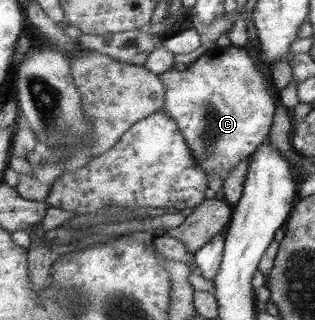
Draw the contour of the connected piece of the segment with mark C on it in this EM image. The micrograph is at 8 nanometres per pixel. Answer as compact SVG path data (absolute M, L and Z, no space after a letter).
M215 46L183 71L170 68L157 77L164 84L164 106L160 110L176 122L207 180L212 174L223 180L229 169L266 140L275 112L275 91L243 47Z

